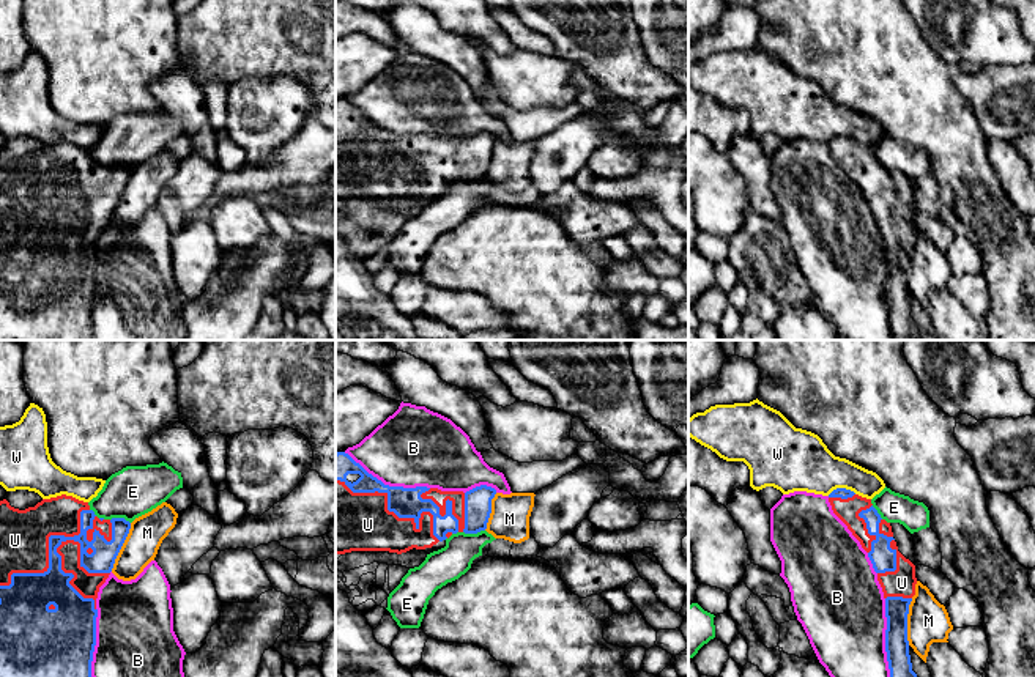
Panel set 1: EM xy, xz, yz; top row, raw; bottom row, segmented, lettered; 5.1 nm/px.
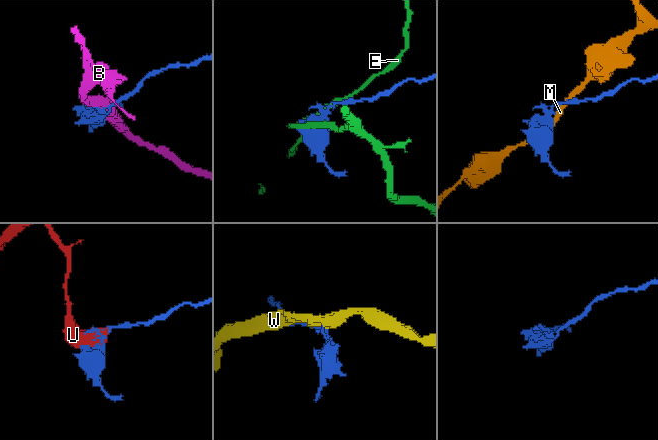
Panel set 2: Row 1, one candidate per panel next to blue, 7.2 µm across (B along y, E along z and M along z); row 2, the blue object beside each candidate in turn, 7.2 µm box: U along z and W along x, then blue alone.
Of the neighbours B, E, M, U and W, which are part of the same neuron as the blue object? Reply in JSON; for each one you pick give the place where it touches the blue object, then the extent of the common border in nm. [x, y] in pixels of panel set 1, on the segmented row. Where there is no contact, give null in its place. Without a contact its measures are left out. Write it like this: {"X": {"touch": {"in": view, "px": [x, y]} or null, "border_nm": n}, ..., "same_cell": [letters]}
{"U": {"touch": {"in": "xy", "px": [49, 550]}, "border_nm": 600}, "same_cell": ["U"]}

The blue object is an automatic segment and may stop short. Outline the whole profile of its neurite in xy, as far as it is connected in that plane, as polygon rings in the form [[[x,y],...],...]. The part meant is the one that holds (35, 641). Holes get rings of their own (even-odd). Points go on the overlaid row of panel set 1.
[[[66,494],[25,510],[0,501],[0,677],[91,677],[98,592],[129,529],[124,518],[98,518],[88,502]]]

